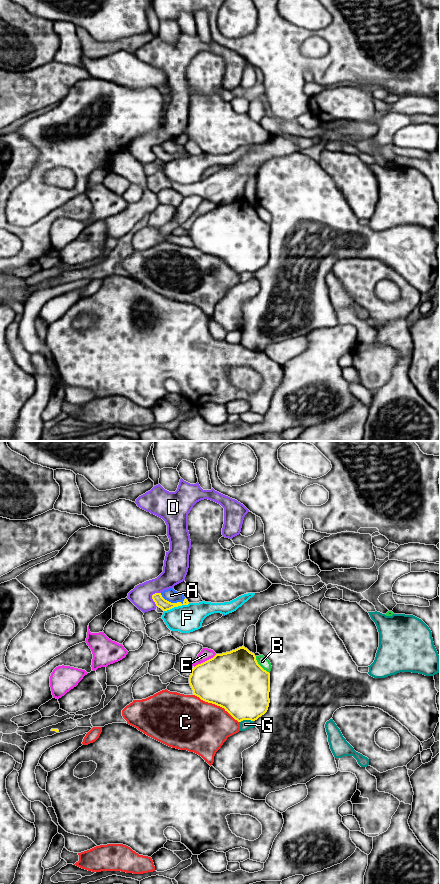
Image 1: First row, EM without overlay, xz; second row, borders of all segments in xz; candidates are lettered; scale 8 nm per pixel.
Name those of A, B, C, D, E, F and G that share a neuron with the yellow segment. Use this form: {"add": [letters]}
{"add": []}

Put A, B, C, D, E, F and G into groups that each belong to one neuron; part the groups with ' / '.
A C / B / D / E / F / G

